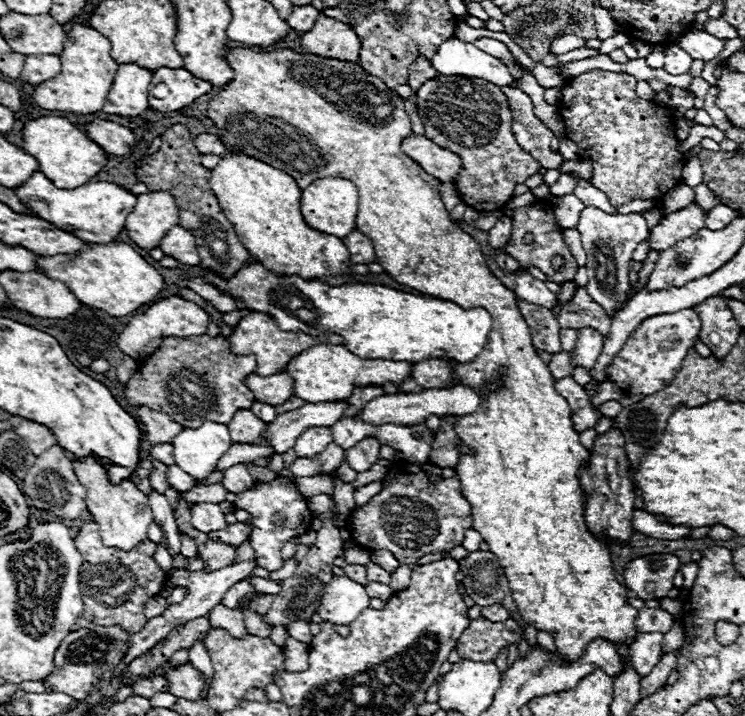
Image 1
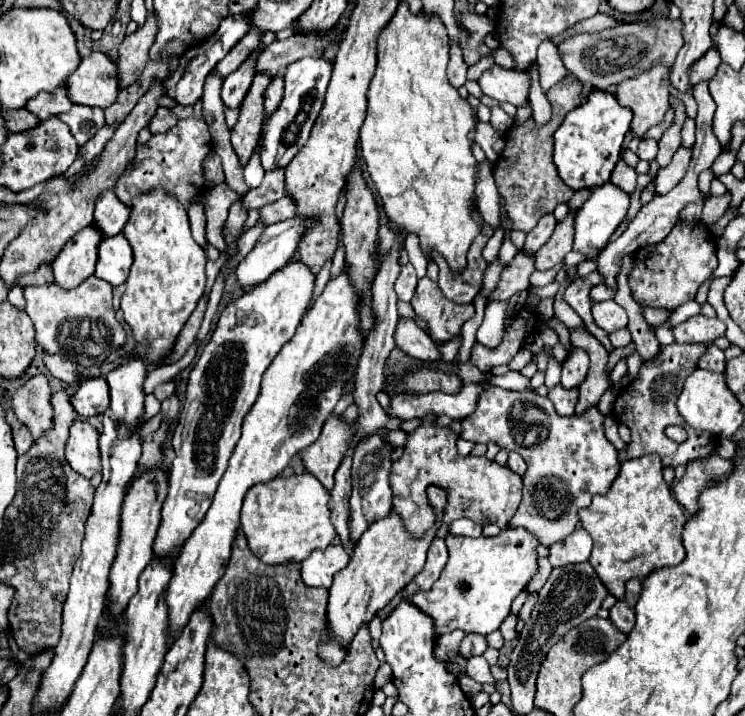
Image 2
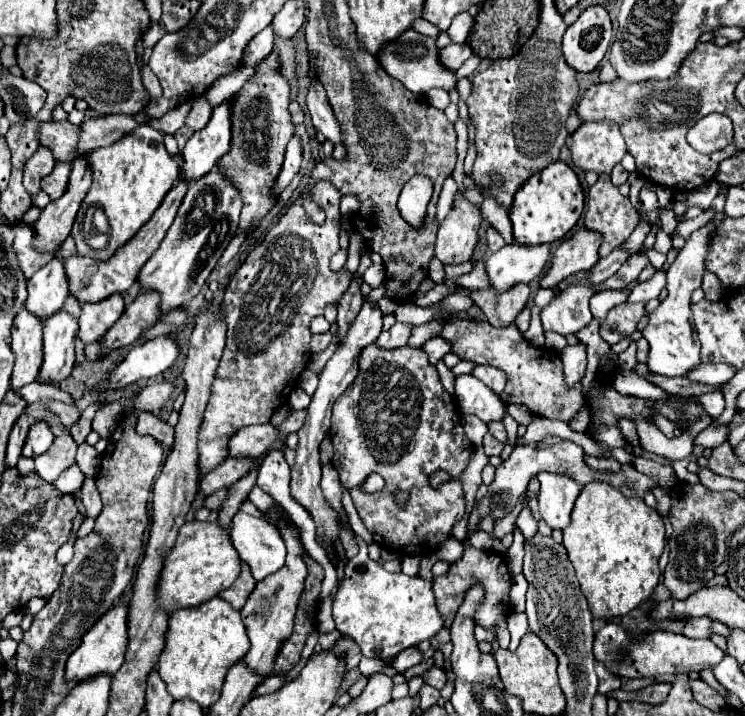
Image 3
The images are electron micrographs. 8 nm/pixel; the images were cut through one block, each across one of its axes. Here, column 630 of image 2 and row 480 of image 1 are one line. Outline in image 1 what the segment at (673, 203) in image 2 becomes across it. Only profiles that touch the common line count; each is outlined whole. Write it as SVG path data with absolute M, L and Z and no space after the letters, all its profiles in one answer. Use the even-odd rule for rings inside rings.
M236 464L236 466L230 466L230 468L224 470L222 484L224 484L224 488L226 488L228 492L238 494L238 492L248 490L250 486L254 486L254 480L252 480L252 476L248 474L246 464Z

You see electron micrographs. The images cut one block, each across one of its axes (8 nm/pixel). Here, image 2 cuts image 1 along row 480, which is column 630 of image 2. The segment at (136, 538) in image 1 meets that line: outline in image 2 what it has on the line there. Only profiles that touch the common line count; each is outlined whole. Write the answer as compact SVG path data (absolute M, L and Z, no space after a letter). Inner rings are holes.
M656 66L638 78L624 80L618 84L614 96L620 106L628 106L634 114L630 132L636 138L644 138L652 126L662 122L664 112L670 108L668 70Z

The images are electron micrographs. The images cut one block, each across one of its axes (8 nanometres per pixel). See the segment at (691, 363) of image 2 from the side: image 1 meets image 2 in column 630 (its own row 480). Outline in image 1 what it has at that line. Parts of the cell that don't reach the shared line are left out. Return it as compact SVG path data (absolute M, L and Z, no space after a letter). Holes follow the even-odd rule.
M398 460L384 476L382 490L372 496L366 506L352 512L350 528L350 538L364 550L388 550L396 556L400 564L416 564L424 554L450 552L454 546L460 546L464 540L464 532L472 528L472 516L468 502L460 494L458 478L442 478L434 482L418 464Z

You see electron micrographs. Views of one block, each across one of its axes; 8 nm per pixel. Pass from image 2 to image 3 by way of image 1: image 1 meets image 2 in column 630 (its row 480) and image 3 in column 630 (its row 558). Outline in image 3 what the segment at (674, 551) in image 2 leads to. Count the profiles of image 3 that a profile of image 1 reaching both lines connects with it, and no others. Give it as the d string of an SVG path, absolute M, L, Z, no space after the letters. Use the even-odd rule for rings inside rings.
M592 482L586 484L574 504L572 520L562 530L564 532L564 548L568 550L568 558L576 570L576 578L580 588L590 604L590 612L596 620L610 620L628 614L644 600L648 600L654 588L660 582L658 558L664 550L664 522L654 508L648 508L640 498L624 498L614 488L608 490L608 484Z

